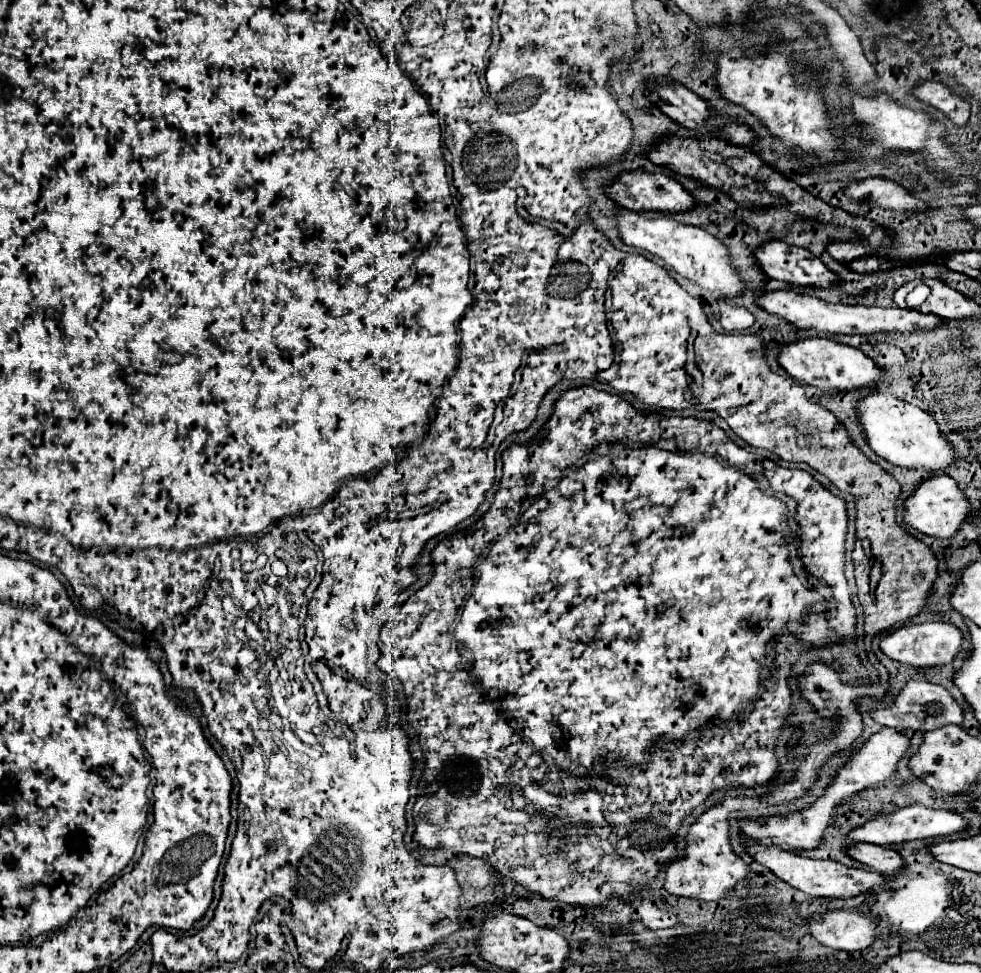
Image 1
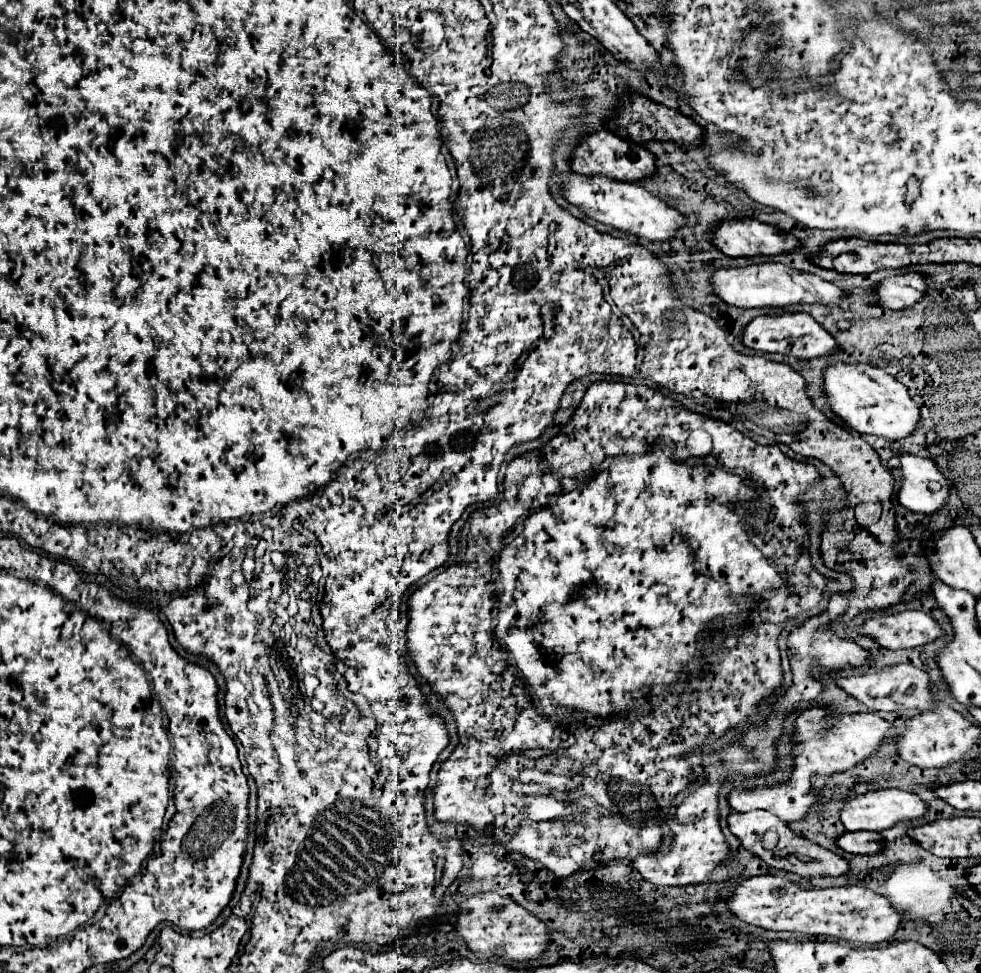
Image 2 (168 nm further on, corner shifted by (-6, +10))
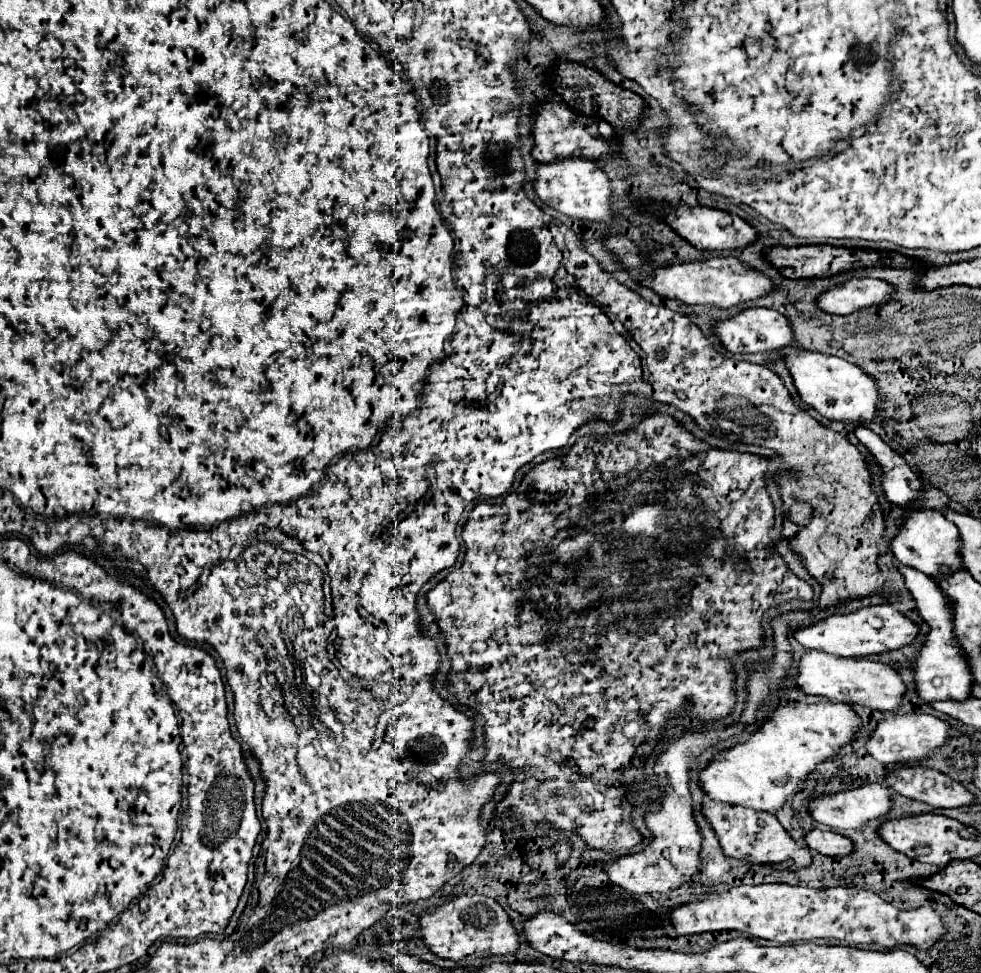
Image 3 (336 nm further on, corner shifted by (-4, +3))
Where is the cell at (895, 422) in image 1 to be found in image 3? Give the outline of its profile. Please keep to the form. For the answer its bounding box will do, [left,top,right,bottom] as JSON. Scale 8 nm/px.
[778,346,880,422]

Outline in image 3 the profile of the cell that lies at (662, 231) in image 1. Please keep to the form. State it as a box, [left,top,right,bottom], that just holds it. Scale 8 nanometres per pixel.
[534,158,614,222]

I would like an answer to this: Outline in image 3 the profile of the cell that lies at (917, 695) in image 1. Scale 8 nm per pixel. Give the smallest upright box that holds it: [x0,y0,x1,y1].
[796,650,906,710]

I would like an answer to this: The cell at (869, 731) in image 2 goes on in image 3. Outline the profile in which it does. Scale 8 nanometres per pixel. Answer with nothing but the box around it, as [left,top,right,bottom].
[698,702,860,812]

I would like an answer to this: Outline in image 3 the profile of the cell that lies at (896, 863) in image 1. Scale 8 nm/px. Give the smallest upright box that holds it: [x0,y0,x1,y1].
[804,830,852,856]

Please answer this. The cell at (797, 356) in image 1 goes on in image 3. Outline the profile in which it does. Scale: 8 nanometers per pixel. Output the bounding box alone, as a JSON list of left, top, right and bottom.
[714,308,796,354]

